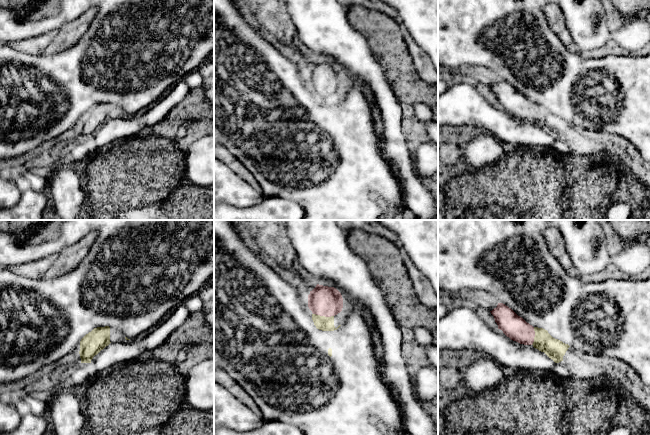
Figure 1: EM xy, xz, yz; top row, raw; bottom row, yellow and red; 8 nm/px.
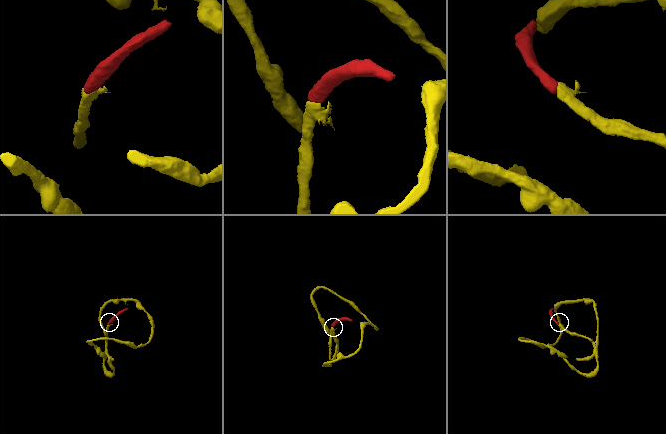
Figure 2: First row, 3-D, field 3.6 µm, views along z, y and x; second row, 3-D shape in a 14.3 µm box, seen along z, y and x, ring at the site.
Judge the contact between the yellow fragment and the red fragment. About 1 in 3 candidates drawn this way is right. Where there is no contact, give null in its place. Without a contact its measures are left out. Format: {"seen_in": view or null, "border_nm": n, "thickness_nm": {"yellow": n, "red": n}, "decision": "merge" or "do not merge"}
{"seen_in": "xz", "border_nm": 170, "thickness_nm": {"yellow": 120, "red": 240}, "decision": "merge"}

